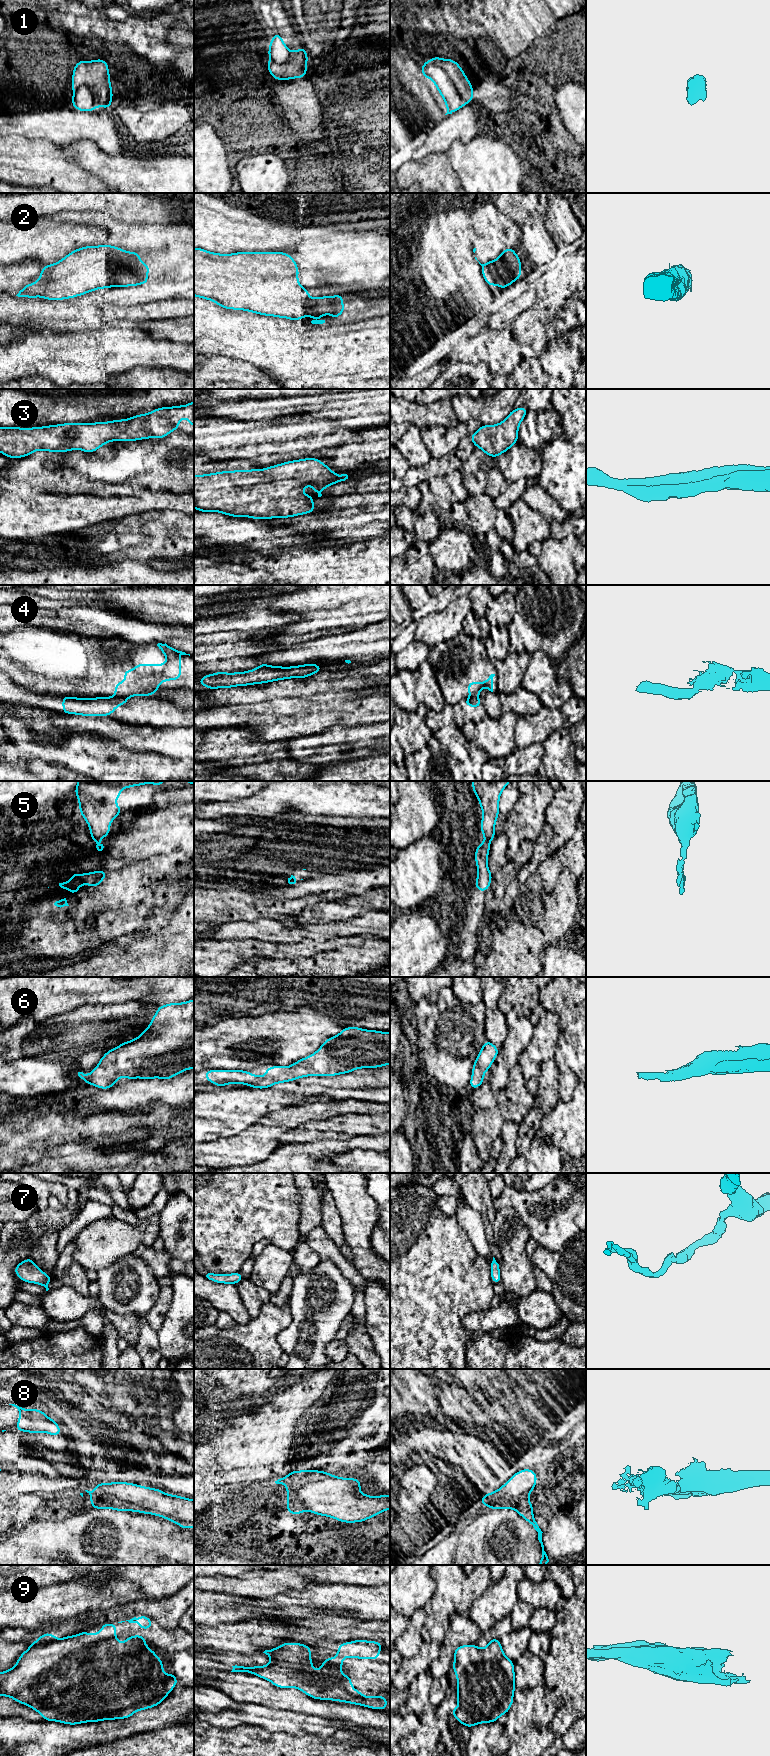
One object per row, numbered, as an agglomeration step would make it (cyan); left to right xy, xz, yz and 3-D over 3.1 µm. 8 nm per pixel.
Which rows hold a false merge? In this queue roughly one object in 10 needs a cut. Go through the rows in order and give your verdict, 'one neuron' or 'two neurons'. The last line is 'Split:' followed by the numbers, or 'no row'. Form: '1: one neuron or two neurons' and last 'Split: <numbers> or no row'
1: one neuron
2: one neuron
3: one neuron
4: two neurons
5: one neuron
6: one neuron
7: one neuron
8: one neuron
9: two neurons
Split: 4, 9

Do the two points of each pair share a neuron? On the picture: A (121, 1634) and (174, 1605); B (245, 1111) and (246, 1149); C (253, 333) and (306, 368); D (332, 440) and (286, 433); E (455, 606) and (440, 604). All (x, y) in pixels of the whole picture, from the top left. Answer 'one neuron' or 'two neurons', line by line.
A: two neurons
B: two neurons
C: one neuron
D: one neuron
E: two neurons

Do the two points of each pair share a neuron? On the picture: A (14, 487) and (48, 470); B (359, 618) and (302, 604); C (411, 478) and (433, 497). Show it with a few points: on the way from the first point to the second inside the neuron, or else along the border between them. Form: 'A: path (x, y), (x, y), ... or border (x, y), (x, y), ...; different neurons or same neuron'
A: path (22, 479), (26, 475), (40, 472); same neuron
B: path (345, 610), (335, 610), (329, 604), (316, 604); same neuron
C: border (432, 477), (425, 480); different neurons

